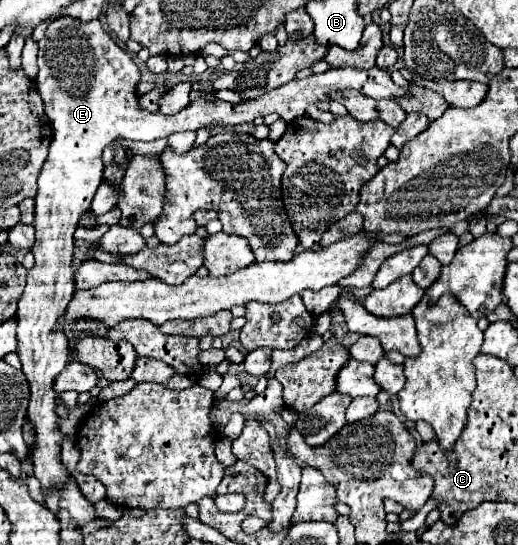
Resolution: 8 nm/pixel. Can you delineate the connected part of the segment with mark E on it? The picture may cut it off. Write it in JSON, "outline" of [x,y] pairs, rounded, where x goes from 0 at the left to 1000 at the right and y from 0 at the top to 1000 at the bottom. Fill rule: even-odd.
{"outline":[[[118,29],[110,37],[98,37],[91,48],[91,59],[83,66],[83,73],[75,77],[75,136],[68,143],[71,154],[71,169],[83,180],[87,191],[87,209],[98,224],[98,239],[102,239],[102,253],[98,253],[98,268],[95,268],[95,286],[87,294],[87,305],[75,319],[71,341],[75,352],[68,360],[68,448],[60,455],[64,470],[68,470],[68,488],[52,499],[52,521],[44,532],[44,543],[37,547],[37,569],[33,569],[33,650],[37,661],[44,668],[44,686],[56,697],[60,708],[60,738],[56,738],[56,752],[52,752],[52,767],[64,782],[64,822],[60,822],[60,844],[64,844],[64,873],[79,884],[79,899],[87,906],[87,928],[110,947],[114,943],[114,917],[122,906],[122,888],[137,877],[133,862],[125,859],[125,851],[118,848],[118,811],[125,804],[125,796],[114,789],[114,763],[106,756],[110,741],[110,719],[102,716],[106,694],[125,679],[125,672],[133,668],[133,624],[122,609],[122,583],[125,583],[125,569],[141,547],[141,532],[145,532],[145,517],[141,517],[141,492],[137,492],[137,473],[141,473],[141,422],[153,407],[153,400],[160,396],[164,385],[172,385],[176,367],[195,338],[199,327],[199,272],[210,268],[222,253],[241,253],[241,257],[303,257],[303,253],[322,253],[330,242],[361,242],[361,239],[380,239],[392,235],[400,228],[423,224],[431,231],[458,231],[458,228],[473,228],[473,224],[488,224],[496,213],[515,213],[523,206],[535,206],[550,224],[566,224],[573,217],[581,217],[593,202],[593,194],[635,180],[631,172],[639,169],[662,169],[662,165],[693,165],[697,172],[736,183],[736,180],[766,180],[778,176],[786,165],[770,161],[759,154],[755,139],[747,128],[736,125],[712,125],[705,132],[685,128],[685,125],[658,125],[658,128],[631,128],[624,136],[600,136],[585,147],[562,147],[554,154],[546,154],[542,161],[531,161],[519,172],[508,172],[492,183],[477,183],[469,191],[442,191],[431,183],[392,183],[380,180],[373,183],[361,198],[353,198],[349,206],[334,209],[334,213],[319,213],[311,206],[303,209],[280,209],[264,198],[264,169],[261,158],[268,150],[268,125],[261,121],[261,114],[253,110],[253,103],[230,88],[218,70],[199,55],[191,37],[176,37],[176,40],[156,40],[149,33],[137,29]]]}

